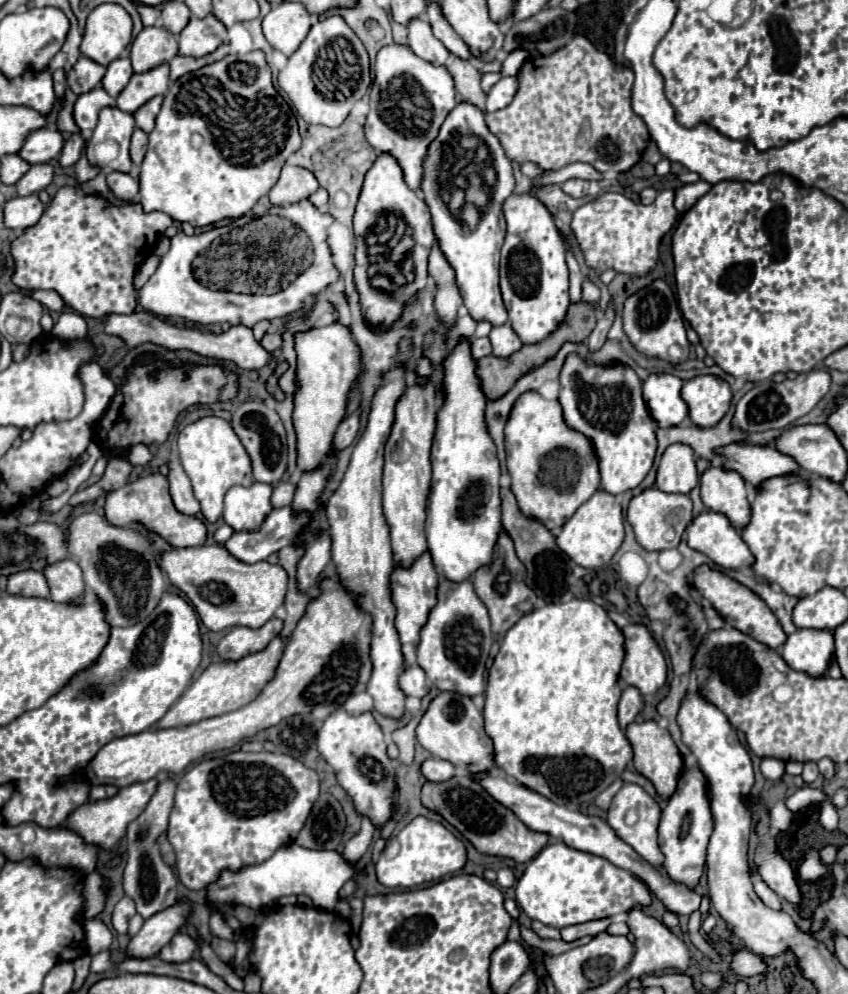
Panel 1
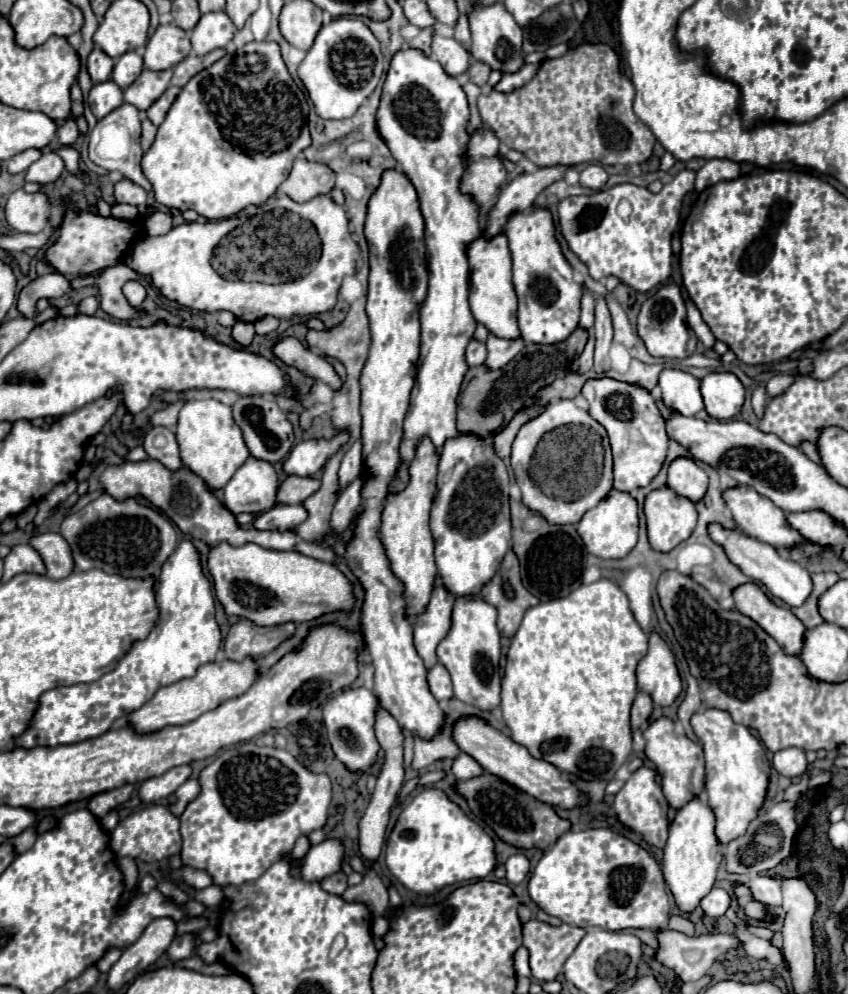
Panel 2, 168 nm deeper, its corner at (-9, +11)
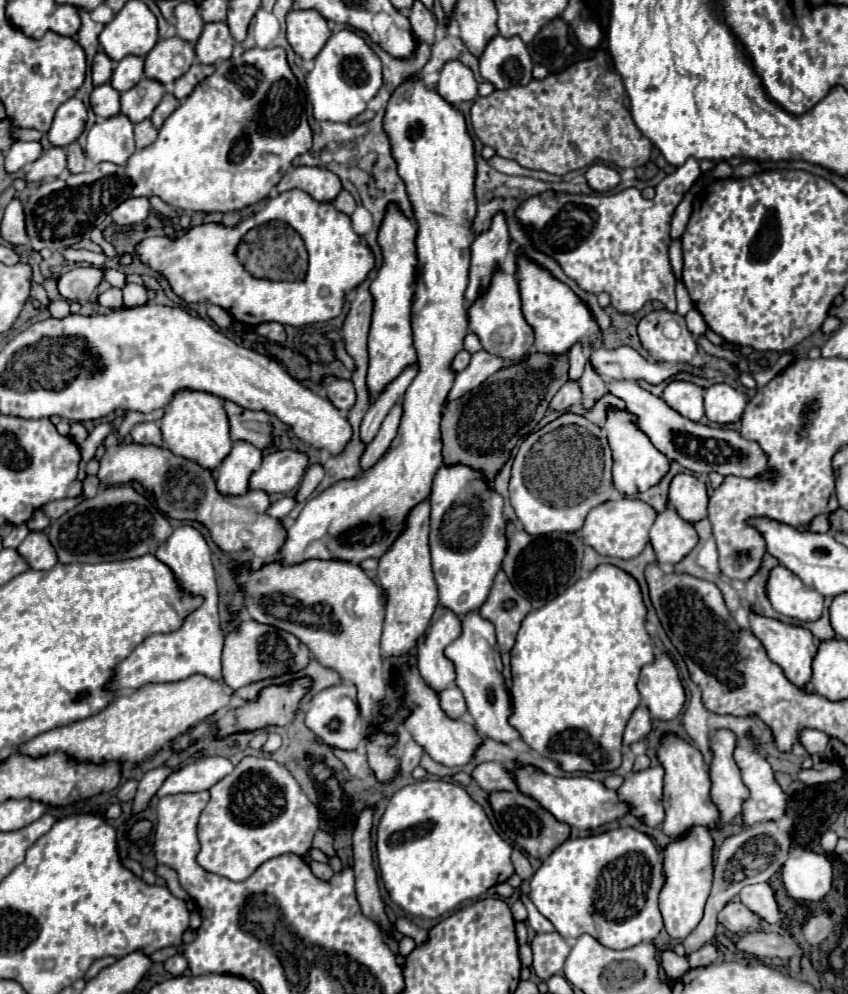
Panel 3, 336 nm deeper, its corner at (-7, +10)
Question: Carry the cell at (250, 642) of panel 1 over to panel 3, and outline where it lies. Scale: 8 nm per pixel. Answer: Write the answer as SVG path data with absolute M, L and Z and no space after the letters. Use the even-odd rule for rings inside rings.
M248 619L226 635L224 653L222 653L222 673L224 673L224 683L236 691L244 685L262 679L282 677L284 673L300 673L306 669L308 661L310 661L310 651L302 641L298 641L298 637L278 627Z

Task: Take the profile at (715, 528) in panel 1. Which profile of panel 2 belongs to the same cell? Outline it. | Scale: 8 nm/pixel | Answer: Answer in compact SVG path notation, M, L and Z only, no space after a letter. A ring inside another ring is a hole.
M720 522L708 524L708 536L712 542L716 542L718 546L724 548L730 562L734 562L748 578L752 578L754 582L762 582L772 592L772 596L784 600L788 606L802 606L804 600L808 598L808 594L812 590L812 580L810 580L808 570L804 566L800 566L798 562L778 554L776 548L772 548L770 544L764 544L764 542L748 536L746 532L742 532L738 528L728 530Z

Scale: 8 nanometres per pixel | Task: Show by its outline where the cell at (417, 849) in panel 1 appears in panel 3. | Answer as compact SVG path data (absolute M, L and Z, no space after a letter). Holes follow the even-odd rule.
M422 779L394 793L378 823L376 855L380 877L390 899L402 907L408 917L422 919L438 919L454 913L466 901L478 901L490 887L508 881L514 873L514 865L510 861L512 845L494 831L482 805L478 805L464 787L442 779Z

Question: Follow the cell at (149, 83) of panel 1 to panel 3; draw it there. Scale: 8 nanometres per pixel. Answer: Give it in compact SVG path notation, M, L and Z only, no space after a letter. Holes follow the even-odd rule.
M142 79L134 89L122 93L122 113L130 117L132 123L140 123L152 115L156 105L164 95L164 85L152 79Z

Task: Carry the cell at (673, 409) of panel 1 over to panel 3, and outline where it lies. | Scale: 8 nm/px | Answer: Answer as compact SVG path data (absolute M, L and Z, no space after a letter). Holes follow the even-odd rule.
M672 381L664 389L664 401L684 417L692 421L700 421L704 417L704 403L702 403L704 389L688 381Z

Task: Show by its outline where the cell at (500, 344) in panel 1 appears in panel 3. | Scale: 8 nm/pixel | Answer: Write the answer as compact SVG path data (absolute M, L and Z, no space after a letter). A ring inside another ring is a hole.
M486 351L474 353L472 359L470 359L470 365L464 371L456 373L454 385L452 385L450 393L448 393L446 403L462 399L466 393L476 389L482 381L486 381L492 373L496 373L502 367L502 363L504 363L504 359L500 359L496 355L490 355Z

